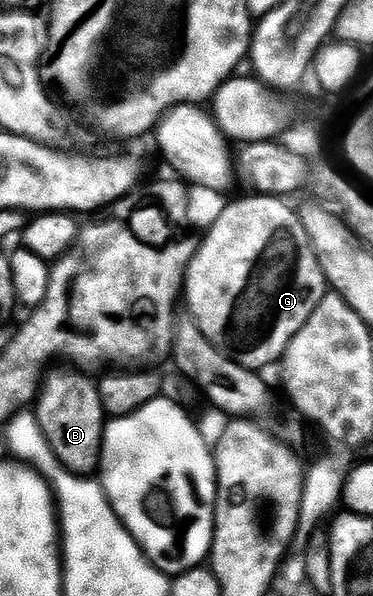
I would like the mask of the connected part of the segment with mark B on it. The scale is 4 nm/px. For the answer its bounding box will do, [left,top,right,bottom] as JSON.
[34,371,106,476]

